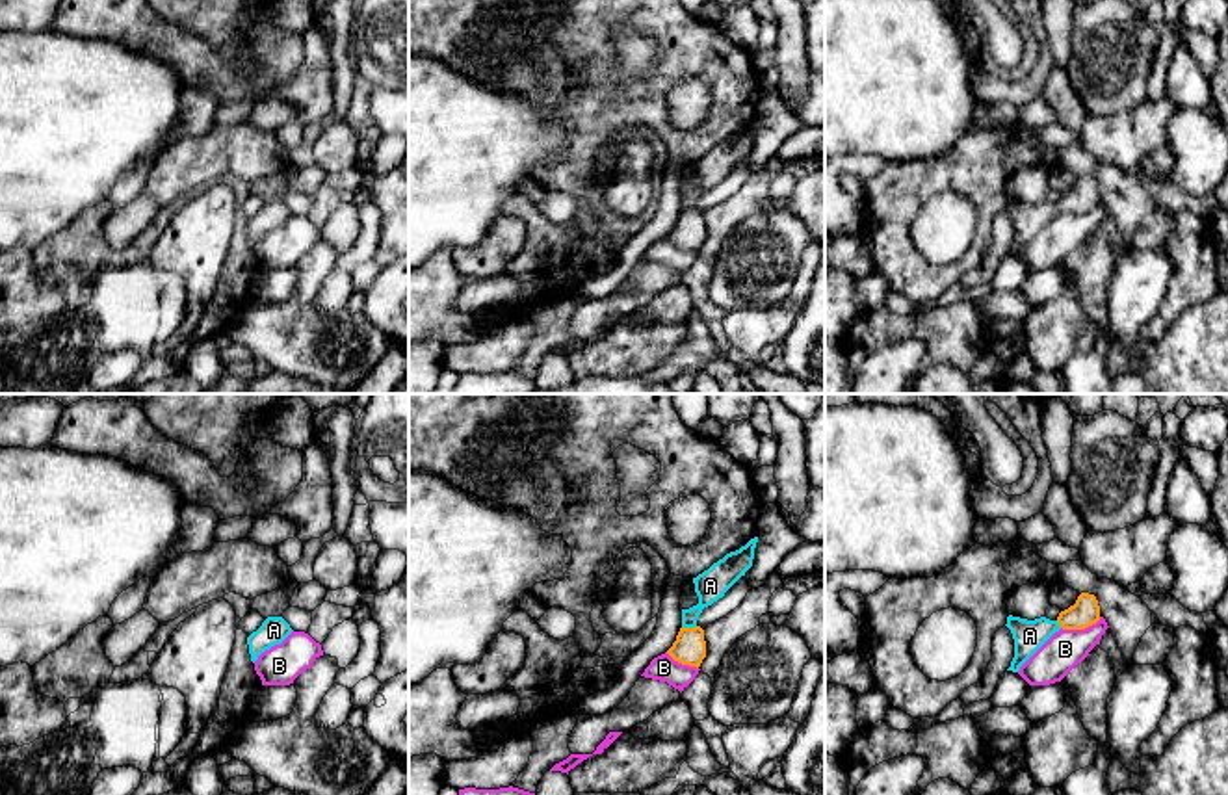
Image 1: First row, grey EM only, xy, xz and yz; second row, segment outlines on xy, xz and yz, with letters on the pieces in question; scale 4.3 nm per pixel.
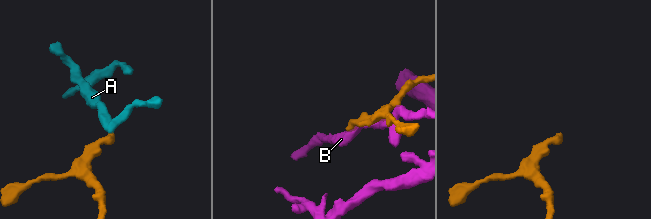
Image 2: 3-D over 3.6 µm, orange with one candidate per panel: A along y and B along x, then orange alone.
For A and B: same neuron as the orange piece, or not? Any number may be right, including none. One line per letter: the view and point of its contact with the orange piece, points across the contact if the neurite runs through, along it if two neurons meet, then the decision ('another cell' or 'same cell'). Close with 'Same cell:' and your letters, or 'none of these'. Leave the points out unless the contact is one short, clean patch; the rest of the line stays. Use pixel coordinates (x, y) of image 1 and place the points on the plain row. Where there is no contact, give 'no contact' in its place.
A: contact xz (690, 212); way xz (690, 233), (690, 212), (690, 199), (710, 169); same cell
B: contact yz (1080, 212); another cell
Same cell: A

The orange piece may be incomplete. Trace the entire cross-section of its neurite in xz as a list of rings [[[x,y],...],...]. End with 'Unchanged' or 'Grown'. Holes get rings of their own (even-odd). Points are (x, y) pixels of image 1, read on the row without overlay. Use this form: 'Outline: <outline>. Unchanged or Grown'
Outline: [[[758,121],[751,123],[745,130],[726,137],[708,154],[693,162],[699,188],[682,193],[682,212],[676,225],[667,234],[674,245],[697,253],[700,251],[706,241],[706,225],[704,214],[697,208],[697,202],[704,191],[723,182],[725,176],[752,150],[756,126]]]. Grown

